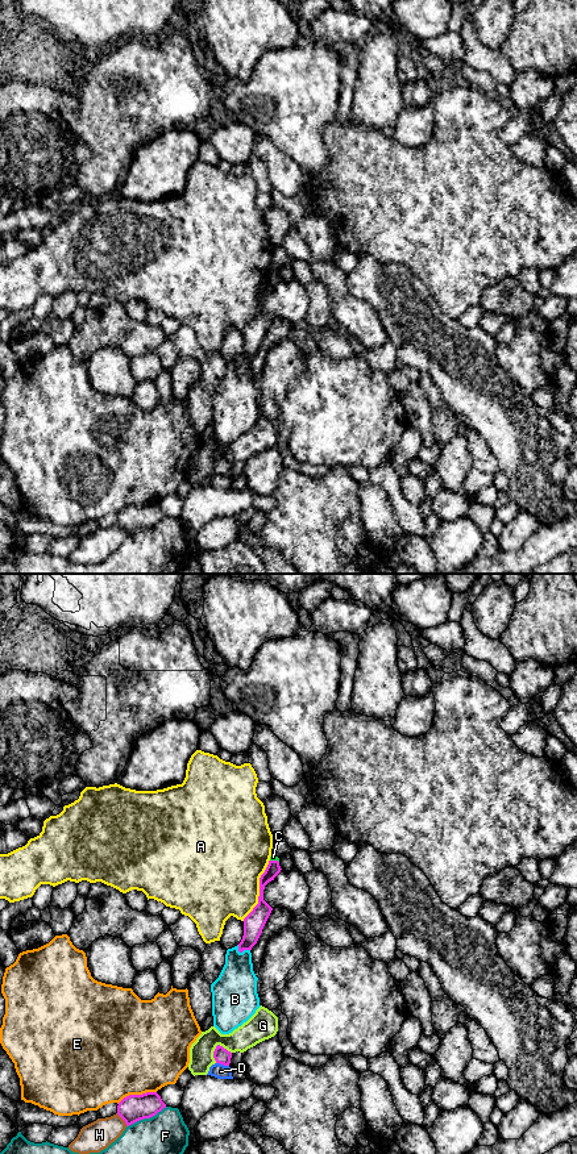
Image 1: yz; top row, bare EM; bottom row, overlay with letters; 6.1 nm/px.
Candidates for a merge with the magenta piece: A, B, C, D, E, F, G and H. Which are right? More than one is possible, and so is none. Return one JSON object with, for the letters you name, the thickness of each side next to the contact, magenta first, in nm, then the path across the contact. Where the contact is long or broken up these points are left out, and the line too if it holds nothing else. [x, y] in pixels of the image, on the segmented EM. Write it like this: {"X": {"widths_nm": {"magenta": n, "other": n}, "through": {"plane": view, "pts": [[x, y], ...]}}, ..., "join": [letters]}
{"join": []}

